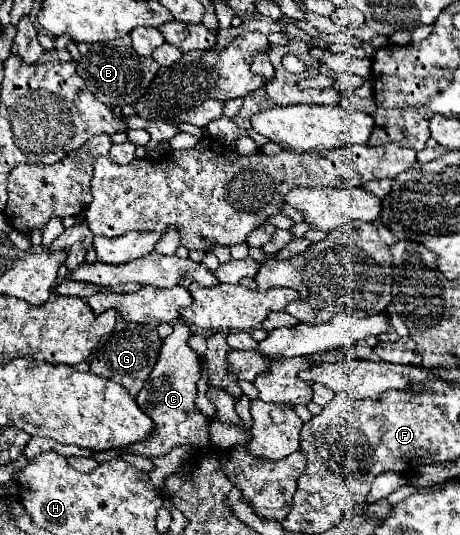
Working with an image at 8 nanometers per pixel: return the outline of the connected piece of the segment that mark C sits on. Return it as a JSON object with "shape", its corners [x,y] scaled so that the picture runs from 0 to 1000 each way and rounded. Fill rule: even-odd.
{"shape":[[[402,604],[376,607],[376,622],[354,634],[346,671],[311,716],[311,727],[302,731],[298,757],[333,783],[337,806],[333,813],[311,824],[293,828],[272,837],[243,839],[235,843],[207,845],[202,856],[215,865],[267,852],[289,845],[320,858],[337,858],[350,850],[363,850],[380,836],[393,832],[415,832],[415,836],[446,836],[454,828],[454,783],[428,764],[424,746],[428,746],[428,712],[437,708],[437,667],[411,649],[407,634],[420,626],[415,611]]]}

